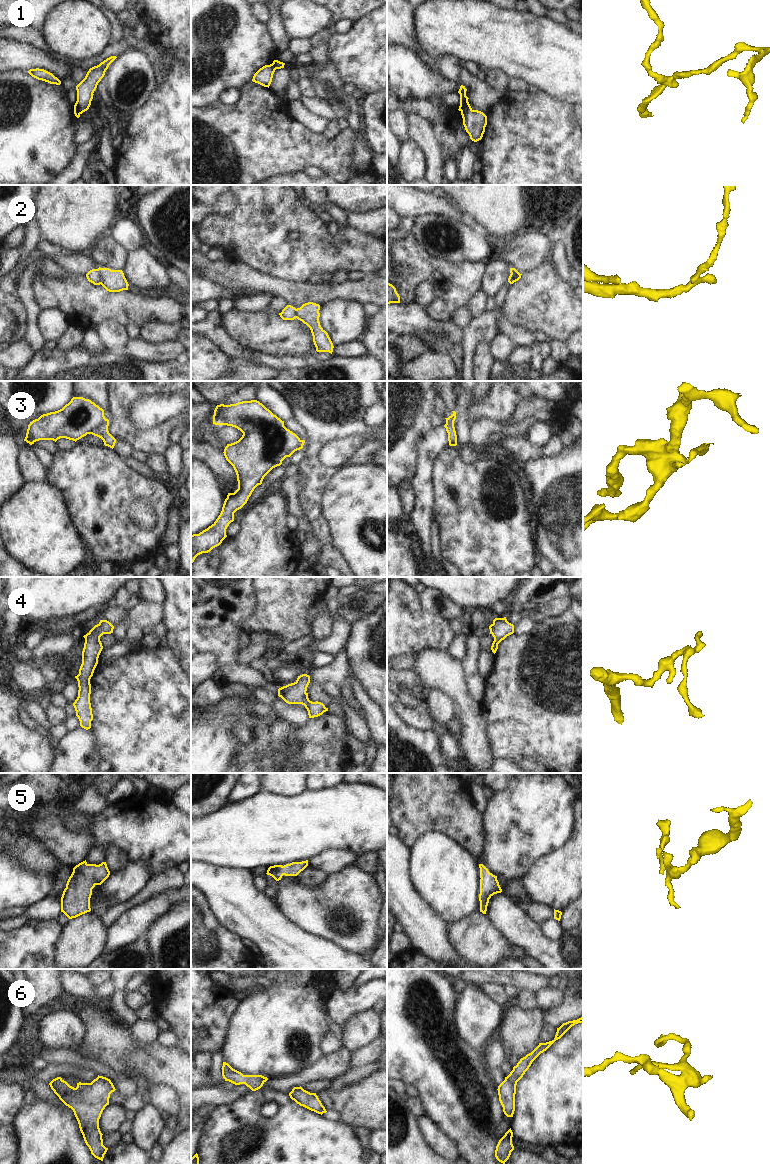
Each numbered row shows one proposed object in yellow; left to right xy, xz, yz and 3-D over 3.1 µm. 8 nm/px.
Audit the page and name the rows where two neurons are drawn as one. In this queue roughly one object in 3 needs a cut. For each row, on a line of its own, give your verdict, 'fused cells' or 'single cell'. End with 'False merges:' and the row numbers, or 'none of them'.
1: fused cells
2: fused cells
3: fused cells
4: single cell
5: single cell
6: single cell
False merges: 1, 2, 3

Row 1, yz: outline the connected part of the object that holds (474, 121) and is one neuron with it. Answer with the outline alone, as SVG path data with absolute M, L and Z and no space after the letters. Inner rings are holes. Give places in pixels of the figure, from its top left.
M467 102L461 111L461 115L463 125L470 139L474 142L481 140L487 125L487 116L481 111L473 110L469 102Z

